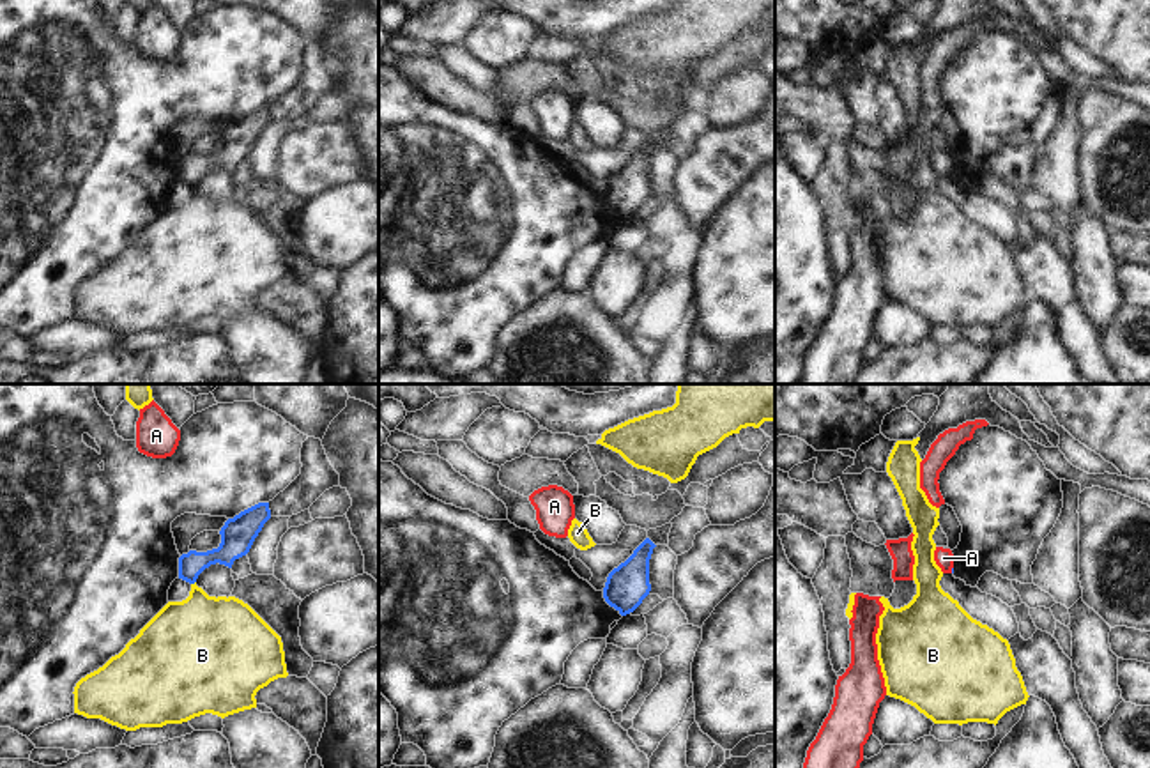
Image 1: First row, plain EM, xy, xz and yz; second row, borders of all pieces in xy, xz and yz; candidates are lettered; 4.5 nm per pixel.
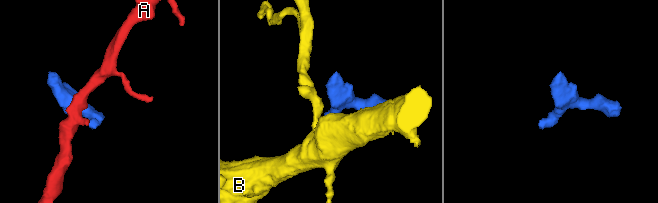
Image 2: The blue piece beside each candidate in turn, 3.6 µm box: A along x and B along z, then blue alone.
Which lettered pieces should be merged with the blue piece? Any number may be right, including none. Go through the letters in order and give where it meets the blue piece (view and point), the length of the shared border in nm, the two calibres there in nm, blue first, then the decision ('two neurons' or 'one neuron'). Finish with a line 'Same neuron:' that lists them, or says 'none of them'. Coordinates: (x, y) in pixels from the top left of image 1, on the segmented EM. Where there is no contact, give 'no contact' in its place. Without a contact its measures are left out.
A: yz (952, 570) | 30 nm | 20/90 nm | two neurons
B: xy (193, 583) | 30 nm | 120/380 nm | two neurons
Same neuron: none of them

